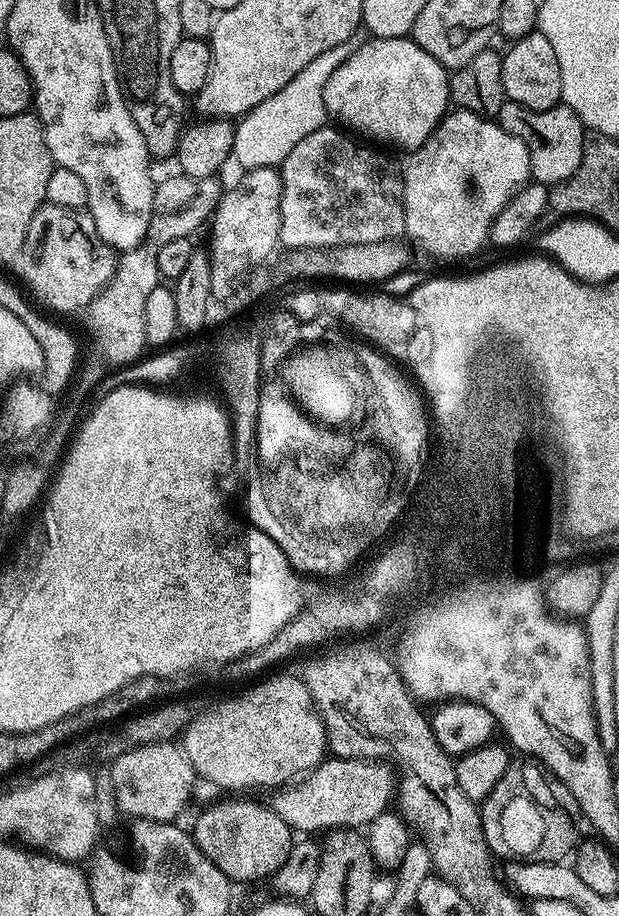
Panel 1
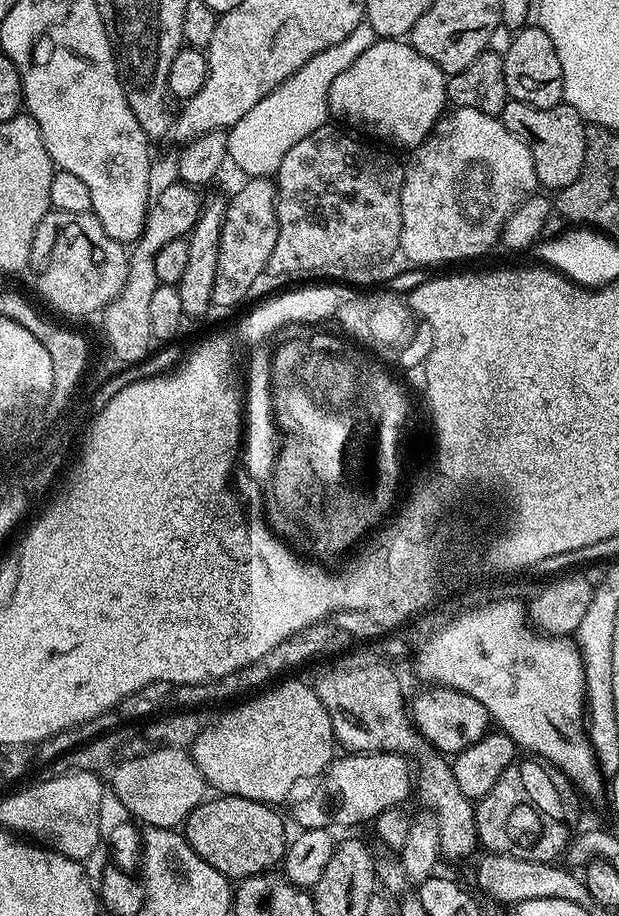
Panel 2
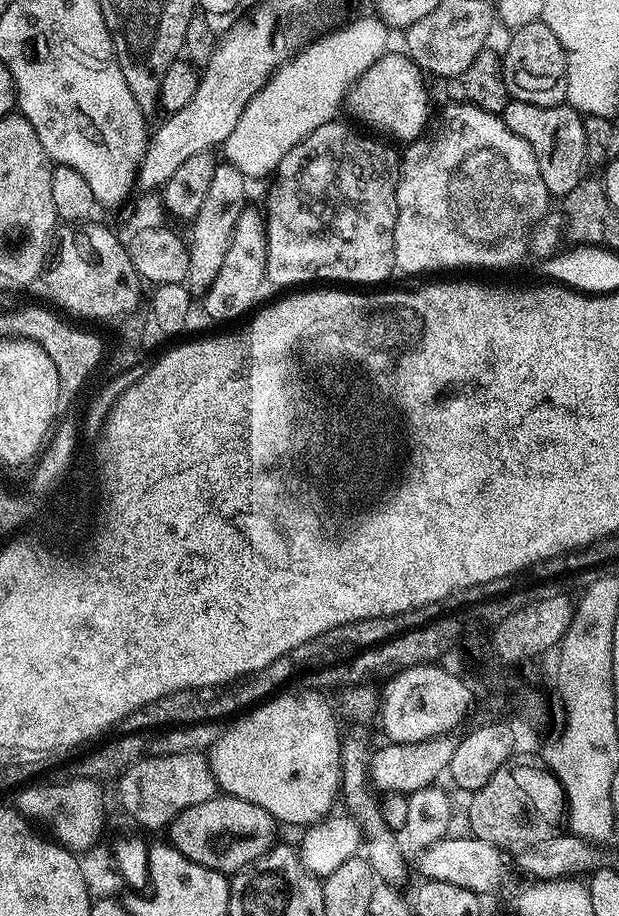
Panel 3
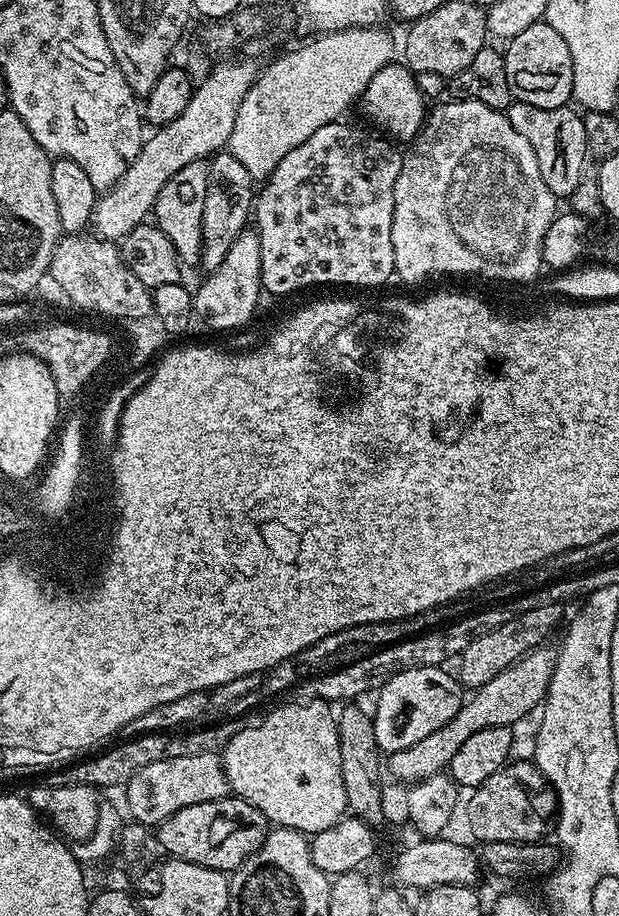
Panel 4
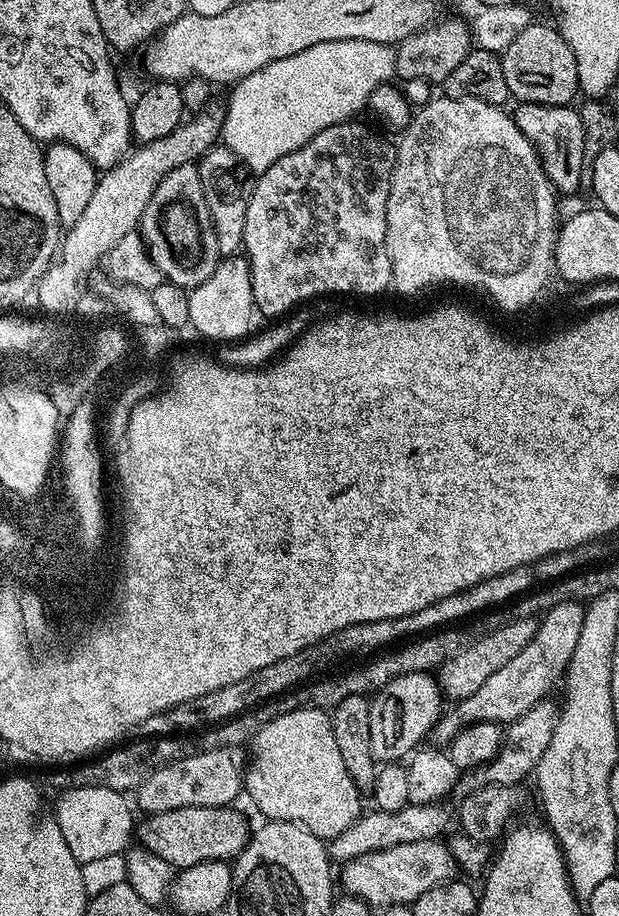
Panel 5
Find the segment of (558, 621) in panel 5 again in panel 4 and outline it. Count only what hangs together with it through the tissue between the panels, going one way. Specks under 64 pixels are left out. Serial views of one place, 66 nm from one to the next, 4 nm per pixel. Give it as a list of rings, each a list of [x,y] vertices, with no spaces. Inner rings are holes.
[[[537,646],[525,651],[521,660],[514,662],[509,668],[503,668],[501,672],[494,674],[494,678],[490,678],[490,682],[475,689],[449,724],[434,730],[434,734],[426,734],[426,738],[422,738],[422,742],[414,746],[406,746],[406,750],[391,753],[386,760],[387,775],[389,772],[392,775],[389,777],[401,784],[416,785],[431,775],[443,773],[454,754],[458,754],[462,742],[470,738],[470,734],[478,734],[478,730],[487,728],[516,726],[523,716],[530,715],[535,708],[537,711],[548,695],[550,678],[556,665],[557,649],[548,647]]]

